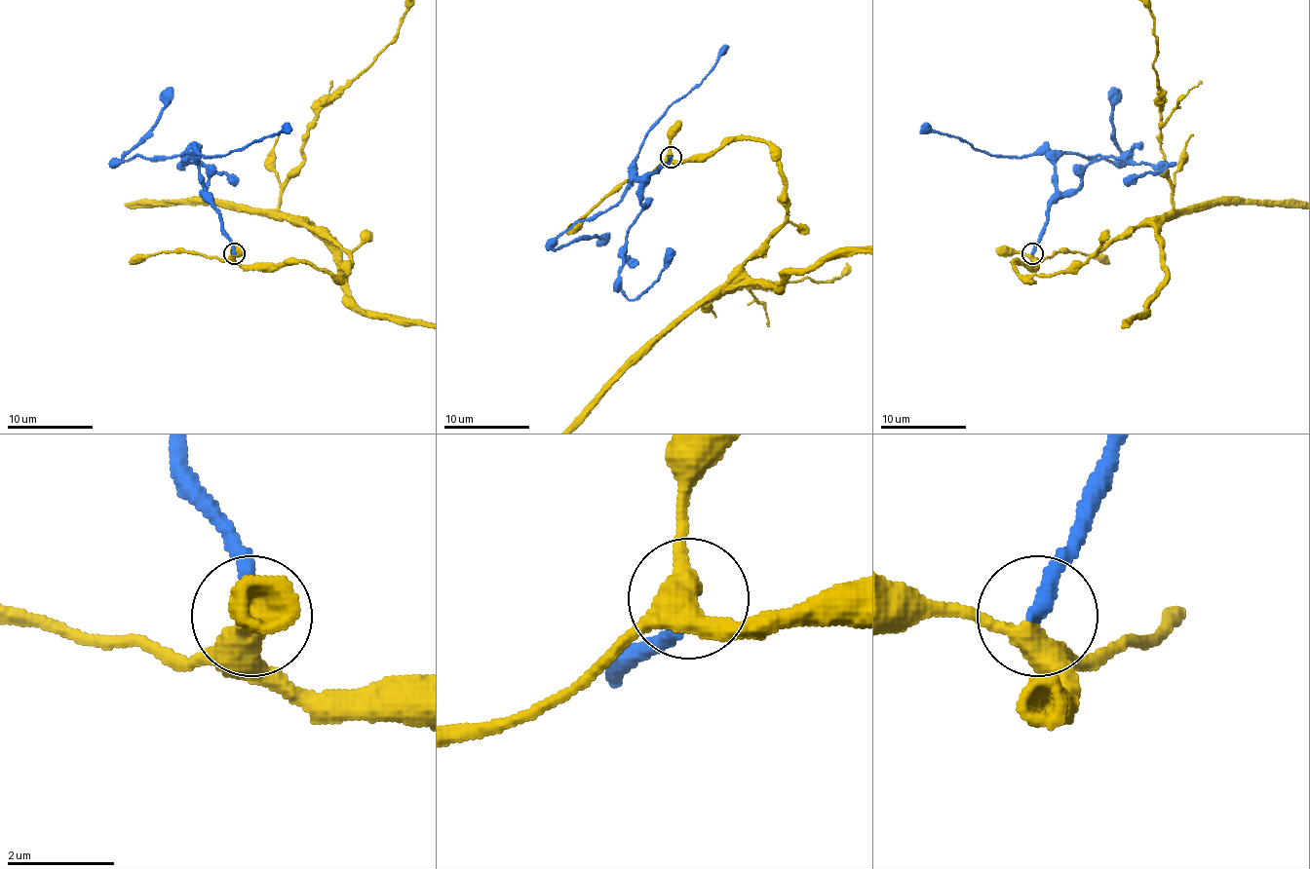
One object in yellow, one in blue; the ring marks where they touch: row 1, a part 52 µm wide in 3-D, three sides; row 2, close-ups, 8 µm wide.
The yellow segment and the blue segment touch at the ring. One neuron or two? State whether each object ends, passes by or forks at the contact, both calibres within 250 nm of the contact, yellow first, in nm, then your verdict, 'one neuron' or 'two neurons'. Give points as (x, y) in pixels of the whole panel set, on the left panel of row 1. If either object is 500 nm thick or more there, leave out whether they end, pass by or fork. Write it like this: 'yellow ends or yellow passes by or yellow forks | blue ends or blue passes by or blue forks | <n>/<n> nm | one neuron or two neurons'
yellow passes by | blue ends | 400/340 nm | one neuron

